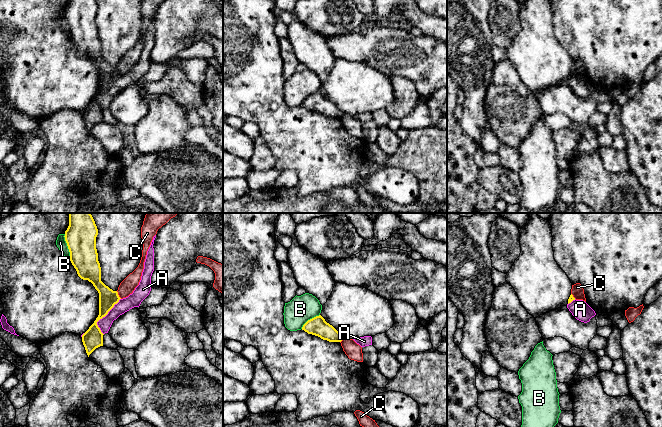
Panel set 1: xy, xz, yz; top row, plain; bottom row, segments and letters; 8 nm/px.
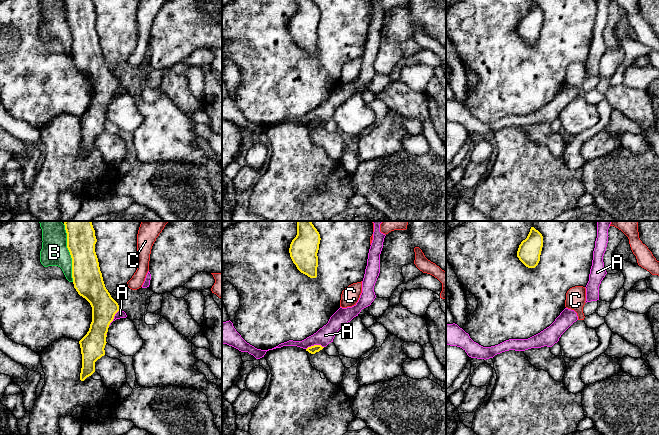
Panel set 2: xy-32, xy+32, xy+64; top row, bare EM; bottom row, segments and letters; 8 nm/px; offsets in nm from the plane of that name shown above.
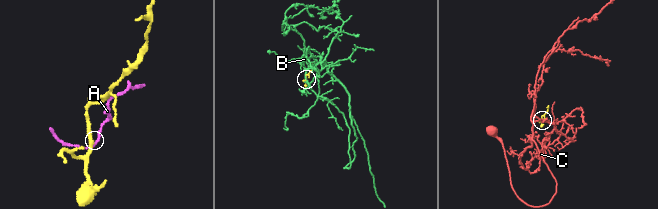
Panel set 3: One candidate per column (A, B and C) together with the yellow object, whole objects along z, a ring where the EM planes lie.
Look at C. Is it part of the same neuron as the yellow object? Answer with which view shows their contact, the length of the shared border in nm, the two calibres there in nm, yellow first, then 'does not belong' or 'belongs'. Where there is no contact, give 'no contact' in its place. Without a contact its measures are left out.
xy | 80 nm | 150/120 nm | does not belong

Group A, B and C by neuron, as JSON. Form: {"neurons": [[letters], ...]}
{"neurons": [["A"], ["B"], ["C"]]}

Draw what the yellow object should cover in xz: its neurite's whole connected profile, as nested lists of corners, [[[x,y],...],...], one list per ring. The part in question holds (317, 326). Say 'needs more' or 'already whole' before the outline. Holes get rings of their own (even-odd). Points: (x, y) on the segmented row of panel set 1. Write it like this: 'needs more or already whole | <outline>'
already whole | [[[321,315],[308,320],[302,330],[329,342],[341,342],[344,339],[344,336],[327,323]]]

